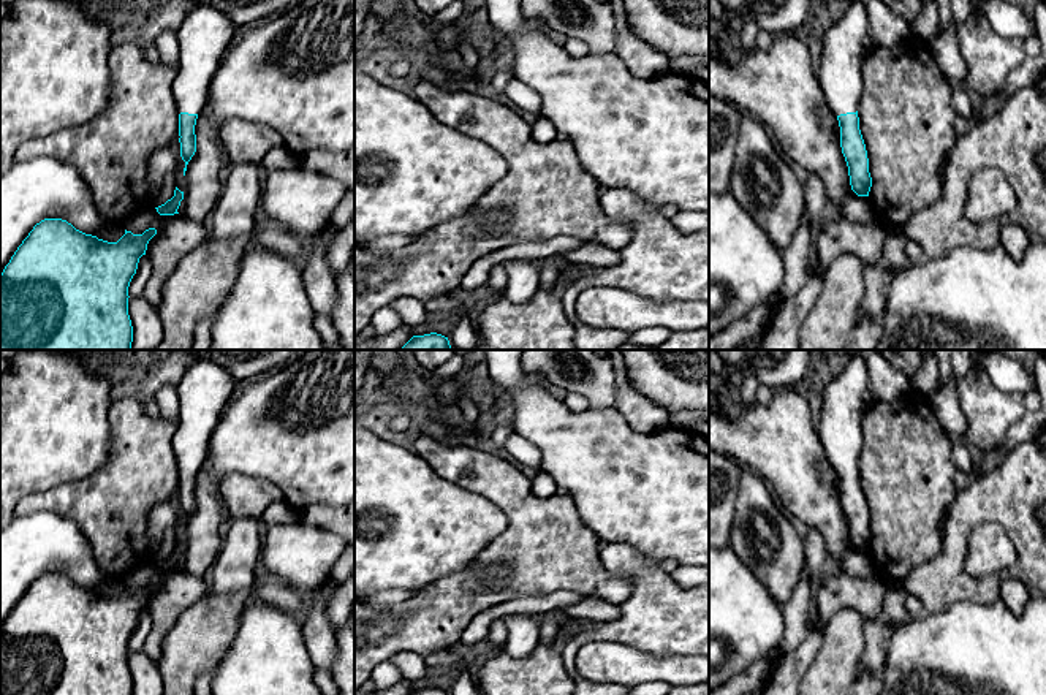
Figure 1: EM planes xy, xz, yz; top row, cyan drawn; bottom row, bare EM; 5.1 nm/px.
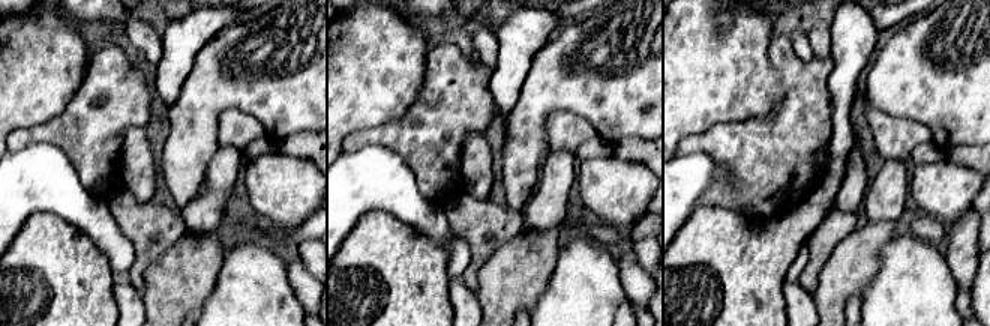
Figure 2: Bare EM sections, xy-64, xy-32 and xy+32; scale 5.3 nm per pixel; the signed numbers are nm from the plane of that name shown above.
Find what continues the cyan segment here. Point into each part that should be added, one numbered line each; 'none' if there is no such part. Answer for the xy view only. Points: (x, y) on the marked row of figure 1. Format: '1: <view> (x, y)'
1: xy (204, 35)

